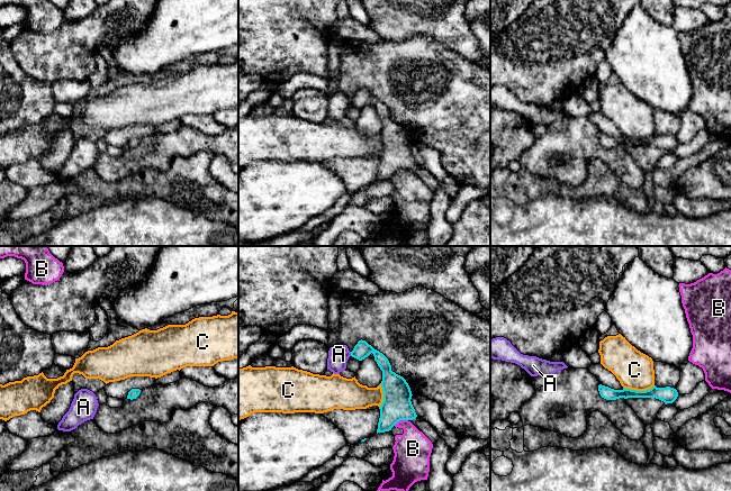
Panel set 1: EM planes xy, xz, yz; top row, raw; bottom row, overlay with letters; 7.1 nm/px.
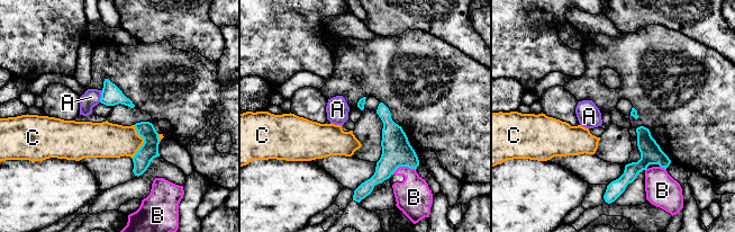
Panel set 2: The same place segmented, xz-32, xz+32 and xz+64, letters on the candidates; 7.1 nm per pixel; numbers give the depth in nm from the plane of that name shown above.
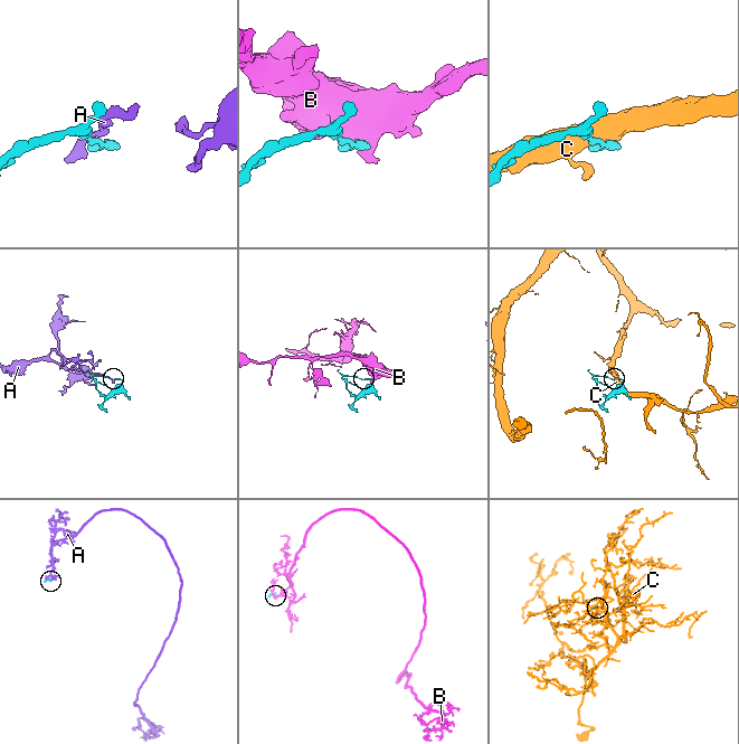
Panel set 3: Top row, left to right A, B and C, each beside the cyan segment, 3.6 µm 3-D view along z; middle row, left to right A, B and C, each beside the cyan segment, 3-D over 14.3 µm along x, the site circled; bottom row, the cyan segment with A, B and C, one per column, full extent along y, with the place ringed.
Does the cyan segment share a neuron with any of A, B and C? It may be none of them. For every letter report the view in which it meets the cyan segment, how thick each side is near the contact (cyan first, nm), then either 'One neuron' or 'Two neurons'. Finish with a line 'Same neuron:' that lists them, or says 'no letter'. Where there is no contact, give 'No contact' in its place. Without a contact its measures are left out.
A: Touches cyan in xz. Thickness 120 nm (cyan) against 140 nm. Two neurons
B: Touches cyan in xz. Thickness 200 nm (cyan) against 260 nm. Two neurons
C: Touches cyan in yz. Thickness 120 nm (cyan) against 280 nm. Two neurons
Same neuron: no letter

